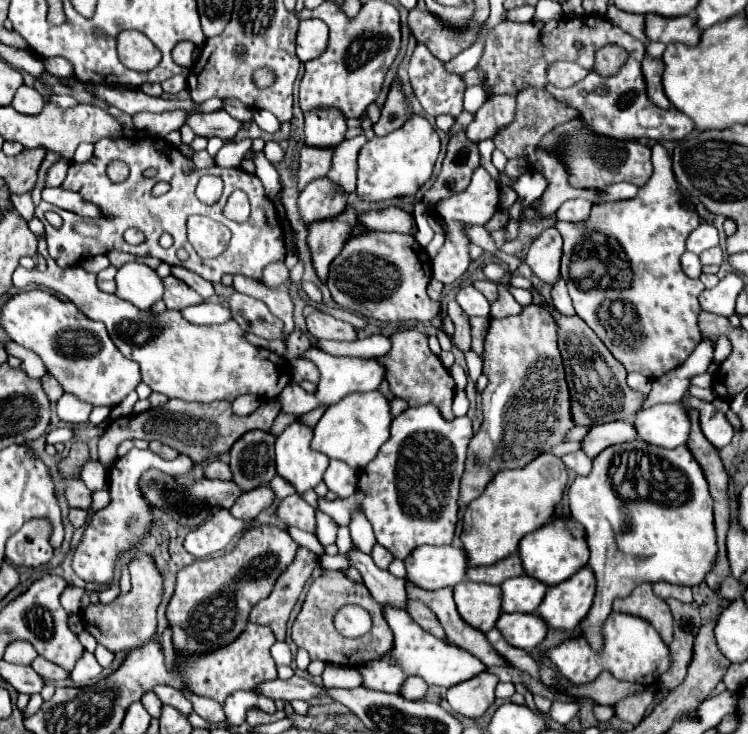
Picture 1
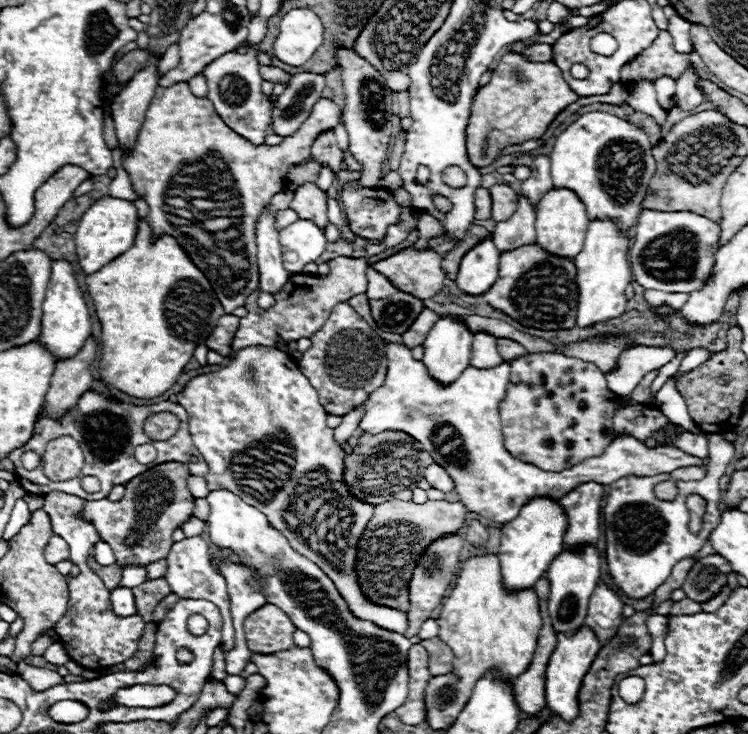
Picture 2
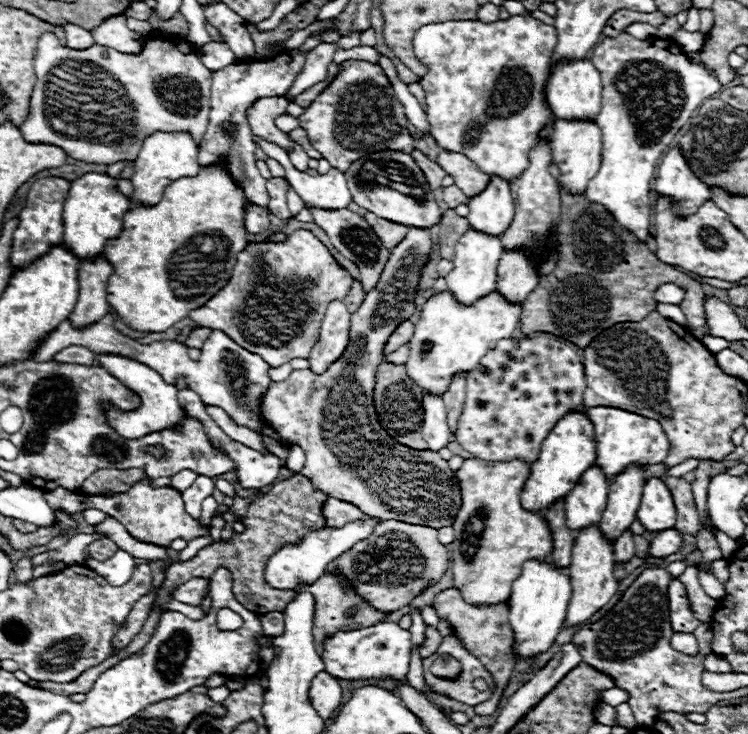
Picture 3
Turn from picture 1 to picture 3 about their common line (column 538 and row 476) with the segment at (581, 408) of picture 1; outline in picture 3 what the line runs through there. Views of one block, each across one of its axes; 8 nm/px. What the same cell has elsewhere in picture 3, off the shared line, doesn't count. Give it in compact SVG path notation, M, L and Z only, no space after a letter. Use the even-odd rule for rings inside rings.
M296 474L284 482L278 482L272 486L272 490L268 494L264 494L262 498L254 500L252 506L248 508L248 514L244 518L244 526L246 530L242 534L234 534L228 542L214 542L206 548L202 548L192 560L186 562L174 562L170 564L168 572L166 572L166 580L160 586L160 606L172 600L172 594L176 590L176 586L188 582L190 578L210 578L212 572L216 572L218 568L228 568L234 576L234 598L244 604L248 610L256 612L256 614L266 614L266 612L282 612L288 602L292 602L294 592L286 592L286 590L274 590L266 584L264 580L264 566L268 556L272 556L272 552L280 550L284 544L288 542L298 542L300 536L308 534L308 530L318 530L320 526L326 524L324 516L322 516L322 504L324 500L328 500L328 496L320 490L316 490L312 486L312 482L308 478L304 478L302 474Z

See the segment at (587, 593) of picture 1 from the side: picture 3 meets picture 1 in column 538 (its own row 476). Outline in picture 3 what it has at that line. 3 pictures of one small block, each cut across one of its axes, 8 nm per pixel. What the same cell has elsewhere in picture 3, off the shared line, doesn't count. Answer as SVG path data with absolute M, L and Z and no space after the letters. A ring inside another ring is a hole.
M608 406L588 408L586 414L588 418L592 418L592 424L596 426L596 464L600 466L600 470L604 470L608 480L612 480L624 468L628 468L628 464L660 464L670 452L668 436L664 434L660 422L652 418Z

